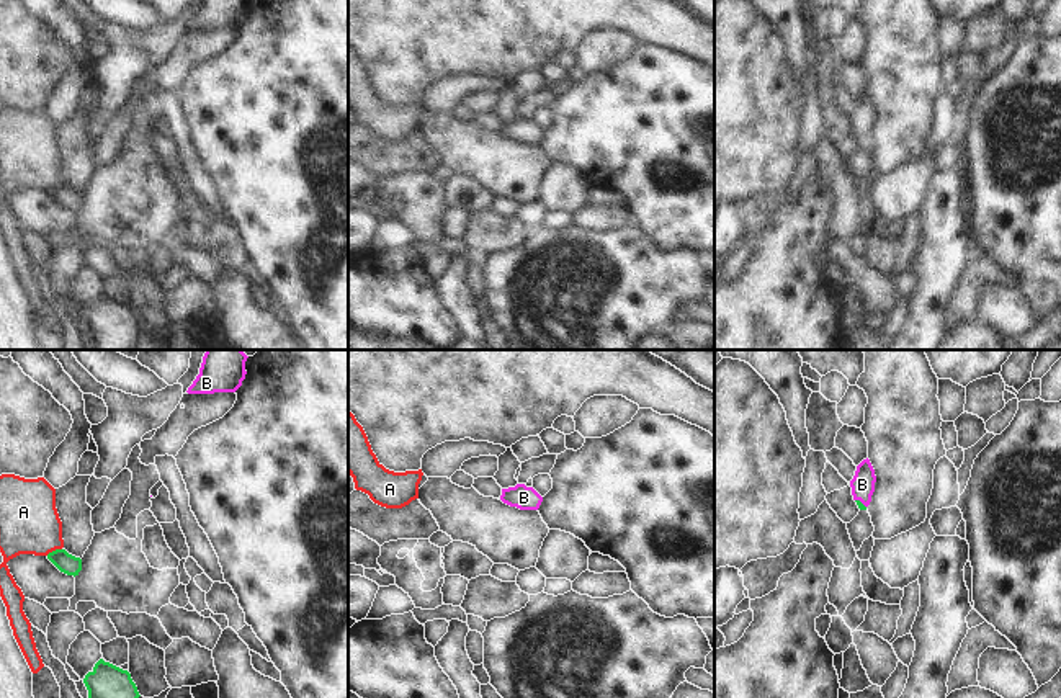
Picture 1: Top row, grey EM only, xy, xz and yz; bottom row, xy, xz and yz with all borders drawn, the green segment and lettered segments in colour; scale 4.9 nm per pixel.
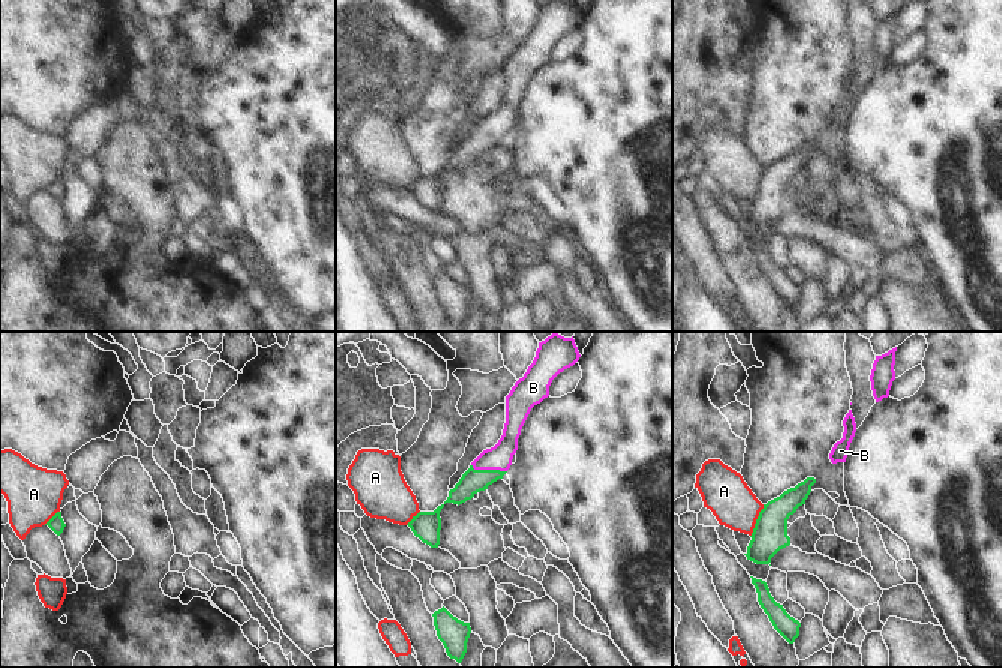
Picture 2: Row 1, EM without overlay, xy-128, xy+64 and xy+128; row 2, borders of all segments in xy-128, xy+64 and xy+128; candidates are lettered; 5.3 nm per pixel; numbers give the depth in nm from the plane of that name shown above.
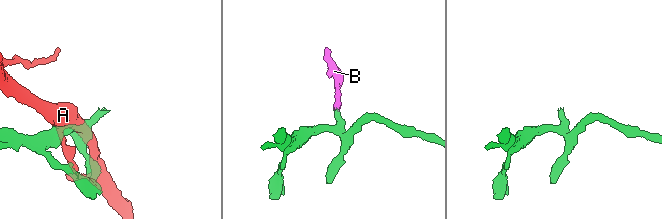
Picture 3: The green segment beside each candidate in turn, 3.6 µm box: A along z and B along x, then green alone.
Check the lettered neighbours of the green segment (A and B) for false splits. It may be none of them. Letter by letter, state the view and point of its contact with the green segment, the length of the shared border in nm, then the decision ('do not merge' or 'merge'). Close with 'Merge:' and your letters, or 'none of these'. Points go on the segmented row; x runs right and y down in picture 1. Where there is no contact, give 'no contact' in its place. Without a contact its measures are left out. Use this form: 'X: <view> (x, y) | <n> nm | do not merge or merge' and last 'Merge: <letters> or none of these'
A: xy (53, 551) | 90 nm | do not merge
B: yz (860, 502) | 70 nm | merge
Merge: B

